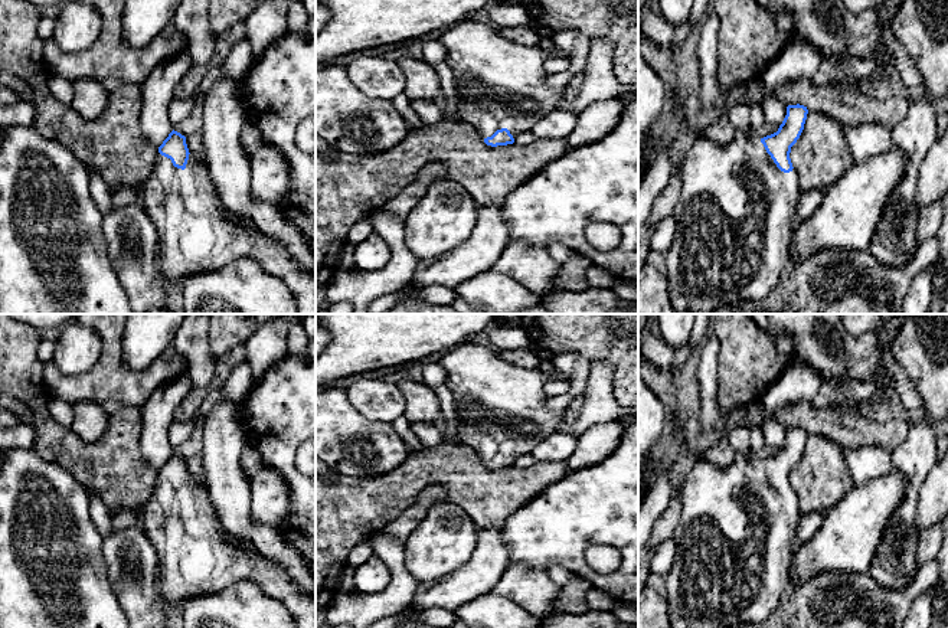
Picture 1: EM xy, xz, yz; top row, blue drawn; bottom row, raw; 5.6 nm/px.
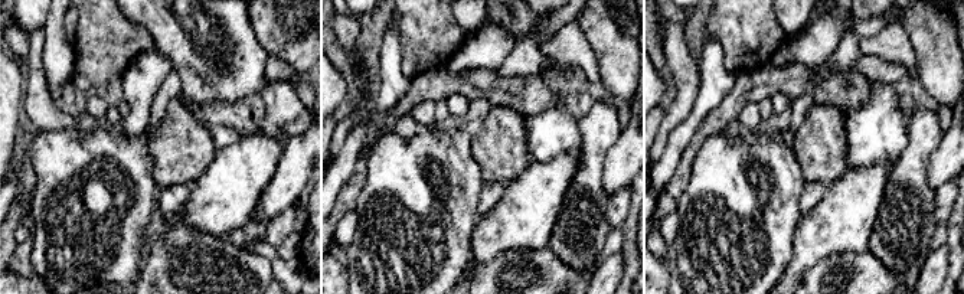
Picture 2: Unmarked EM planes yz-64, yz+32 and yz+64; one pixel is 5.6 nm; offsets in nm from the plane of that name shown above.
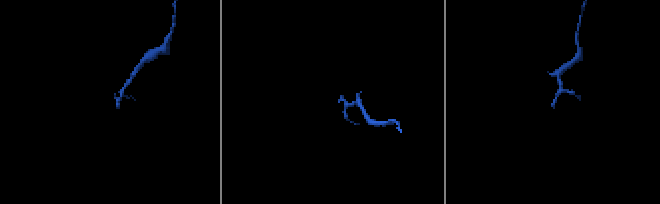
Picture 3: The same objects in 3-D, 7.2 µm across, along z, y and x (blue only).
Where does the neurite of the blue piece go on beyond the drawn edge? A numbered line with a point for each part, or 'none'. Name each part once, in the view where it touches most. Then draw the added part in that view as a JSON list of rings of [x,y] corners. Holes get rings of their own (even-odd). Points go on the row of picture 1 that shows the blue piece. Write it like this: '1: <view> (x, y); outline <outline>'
1: yz (735, 216); outline [[[736,131],[729,144],[697,137],[680,164],[681,190],[674,206],[674,239],[666,251],[666,278],[671,305],[689,314],[710,314],[728,305],[730,310],[764,300],[791,266],[791,238],[797,228],[797,205],[801,190],[798,173],[781,171],[761,140]]]

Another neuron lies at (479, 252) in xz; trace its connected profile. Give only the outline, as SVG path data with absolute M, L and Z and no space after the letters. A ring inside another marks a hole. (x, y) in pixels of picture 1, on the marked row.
M501 203L478 206L470 236L444 255L419 259L412 277L413 285L424 288L437 284L455 290L461 282L491 271L509 242Z

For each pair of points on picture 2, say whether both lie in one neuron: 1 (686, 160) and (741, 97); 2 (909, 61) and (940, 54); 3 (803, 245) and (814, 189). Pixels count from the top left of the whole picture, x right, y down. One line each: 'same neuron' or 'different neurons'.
1: same neuron
2: different neurons
3: different neurons

